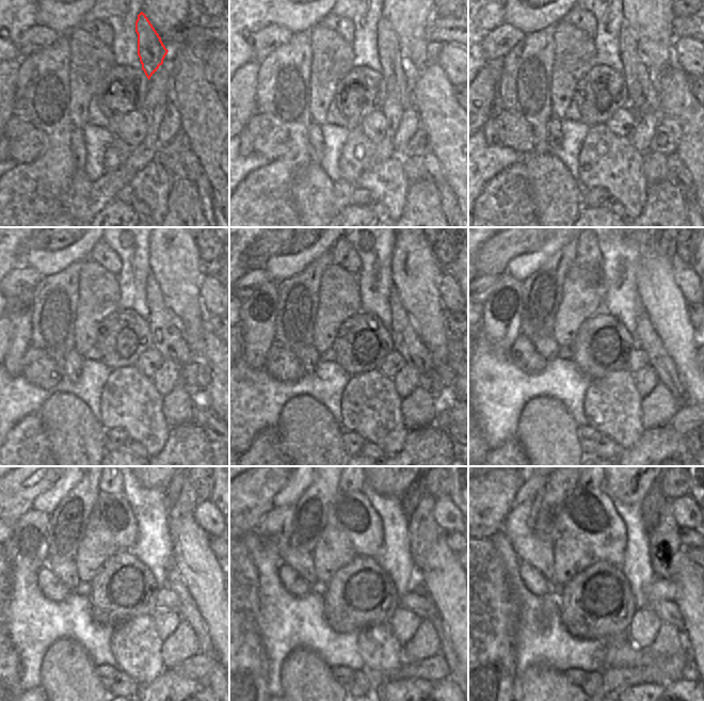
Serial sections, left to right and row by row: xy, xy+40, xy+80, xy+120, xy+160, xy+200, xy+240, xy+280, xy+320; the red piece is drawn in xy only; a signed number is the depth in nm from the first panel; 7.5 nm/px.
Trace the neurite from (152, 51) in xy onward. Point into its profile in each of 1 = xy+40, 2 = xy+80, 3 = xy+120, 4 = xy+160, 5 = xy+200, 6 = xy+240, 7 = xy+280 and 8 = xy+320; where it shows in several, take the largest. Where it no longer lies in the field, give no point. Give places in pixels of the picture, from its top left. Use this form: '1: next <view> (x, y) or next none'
1: next xy+40 (396, 70)
2: next xy+80 (642, 97)
3: next xy+120 (168, 336)
4: next xy+160 (406, 341)
5: next xy+200 (645, 337)
6: next xy+240 (188, 609)
7: next xy+280 (446, 648)
8: next xy+320 (685, 644)

